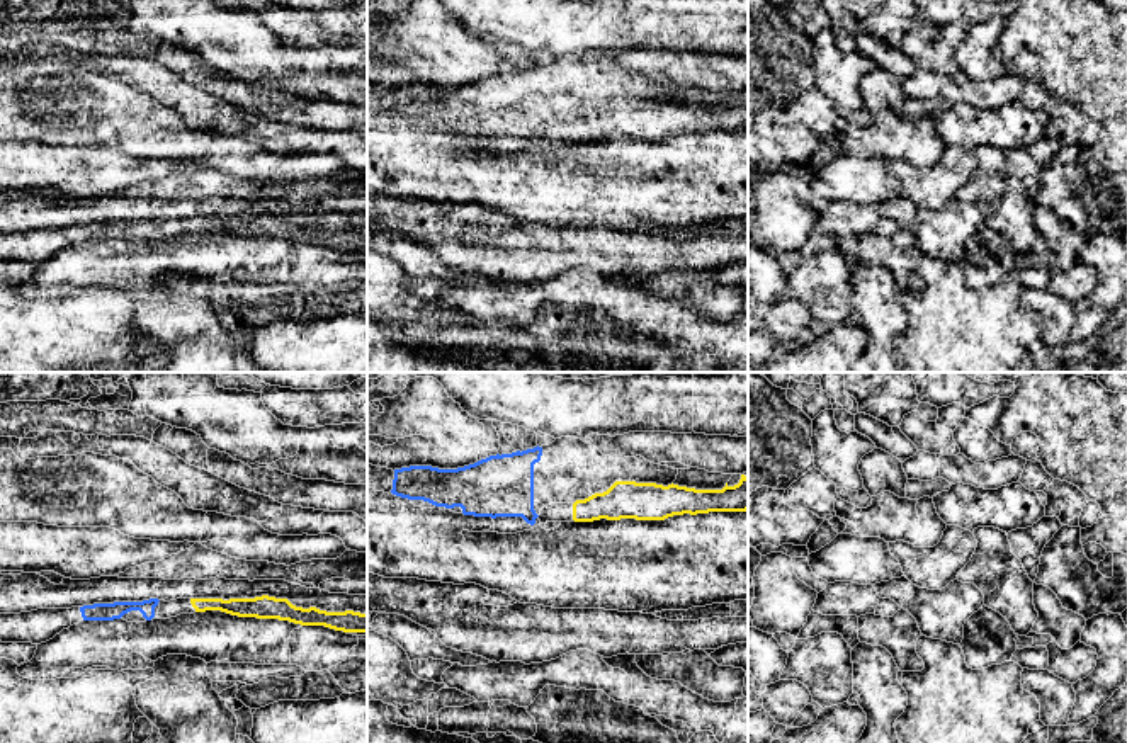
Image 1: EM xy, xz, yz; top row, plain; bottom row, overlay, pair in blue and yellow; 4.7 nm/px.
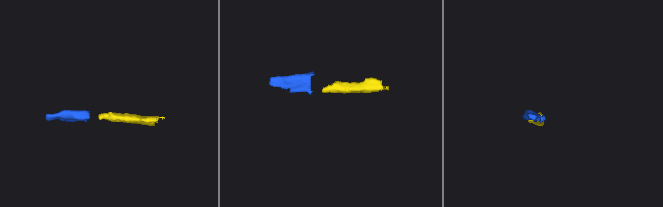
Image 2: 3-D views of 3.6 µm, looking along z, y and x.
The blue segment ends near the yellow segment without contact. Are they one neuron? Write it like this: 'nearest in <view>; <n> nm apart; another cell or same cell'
nearest in xy; 150 nm apart; same cell

